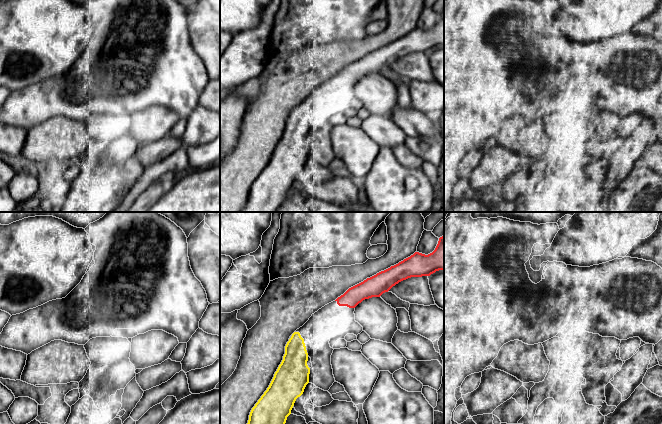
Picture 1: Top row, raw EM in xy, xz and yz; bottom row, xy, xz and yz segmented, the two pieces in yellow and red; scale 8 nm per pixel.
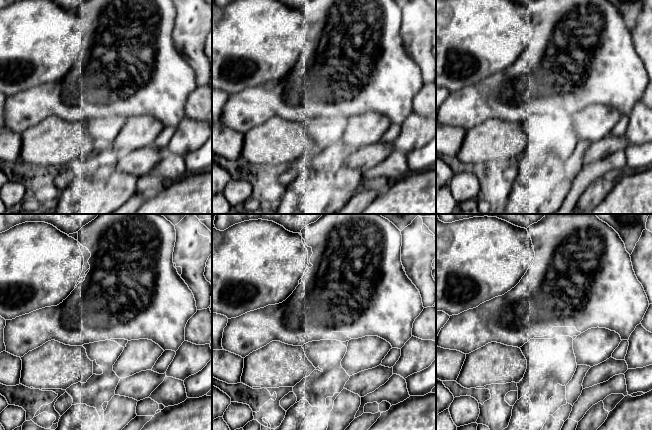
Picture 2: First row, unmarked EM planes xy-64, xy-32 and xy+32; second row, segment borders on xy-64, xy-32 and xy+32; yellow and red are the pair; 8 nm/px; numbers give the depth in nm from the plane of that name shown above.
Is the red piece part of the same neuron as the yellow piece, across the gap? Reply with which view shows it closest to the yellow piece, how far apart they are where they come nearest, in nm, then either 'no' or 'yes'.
nearest in xz; 380 nm apart; yes

